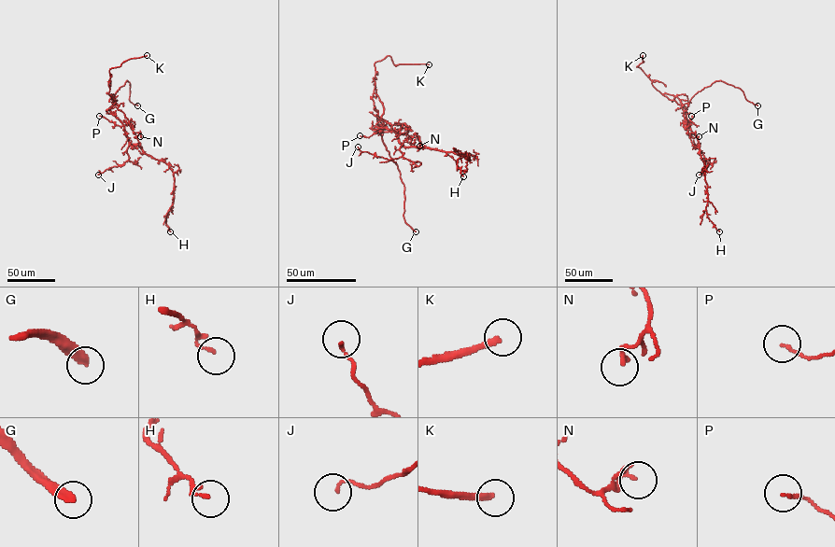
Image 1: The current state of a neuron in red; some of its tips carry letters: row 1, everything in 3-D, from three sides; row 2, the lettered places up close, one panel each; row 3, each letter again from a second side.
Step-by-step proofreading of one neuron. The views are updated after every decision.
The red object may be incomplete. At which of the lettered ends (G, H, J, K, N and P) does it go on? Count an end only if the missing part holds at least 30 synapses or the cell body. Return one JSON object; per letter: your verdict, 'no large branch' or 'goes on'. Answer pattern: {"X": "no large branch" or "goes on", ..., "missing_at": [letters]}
{"G": "goes on", "H": "no large branch", "J": "no large branch", "K": "goes on", "N": "no large branch", "P": "no large branch", "missing_at": ["G", "K"]}

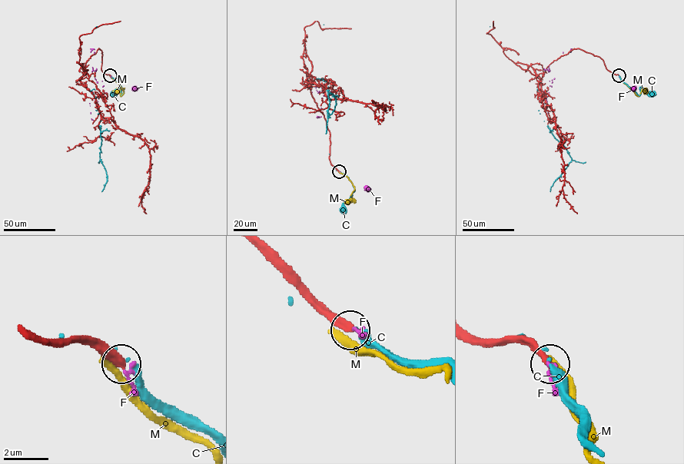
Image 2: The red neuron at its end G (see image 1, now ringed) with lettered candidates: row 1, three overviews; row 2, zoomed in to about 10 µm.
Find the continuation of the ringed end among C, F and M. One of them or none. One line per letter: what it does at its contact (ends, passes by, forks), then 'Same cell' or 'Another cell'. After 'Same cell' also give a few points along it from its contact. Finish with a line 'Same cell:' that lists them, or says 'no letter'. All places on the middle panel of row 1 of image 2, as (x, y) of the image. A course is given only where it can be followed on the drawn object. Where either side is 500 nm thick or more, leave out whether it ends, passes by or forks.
C: It ends there. Another cell
F: It ends there. Another cell
M: It ends there. Another cell
Same cell: no letter

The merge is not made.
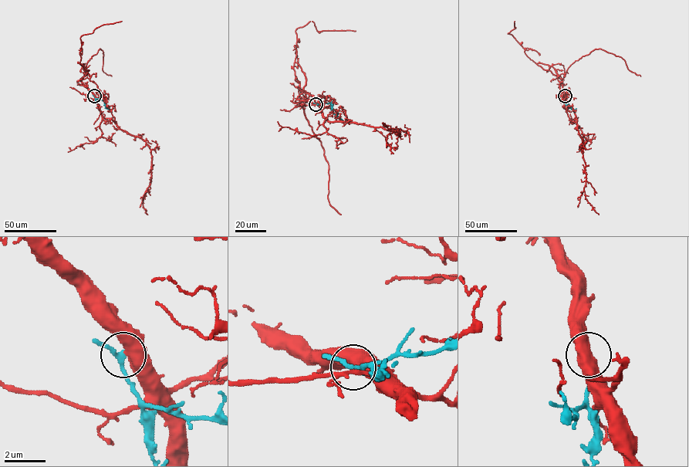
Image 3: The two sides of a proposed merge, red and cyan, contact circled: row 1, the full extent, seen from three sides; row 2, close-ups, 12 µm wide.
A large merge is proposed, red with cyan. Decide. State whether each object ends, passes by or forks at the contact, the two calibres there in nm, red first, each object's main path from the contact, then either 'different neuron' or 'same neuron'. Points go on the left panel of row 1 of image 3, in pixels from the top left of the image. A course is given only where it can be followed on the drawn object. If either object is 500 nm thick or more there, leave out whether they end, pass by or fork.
calibres 500 and 190 nm; course red (94, 96), (103, 117), (110, 118), (120, 129), (140, 137), (150, 150), (150, 182), (143, 204), (147, 214); course cyan (94, 96), (104, 102), (106, 108), (113, 108); different neuron

